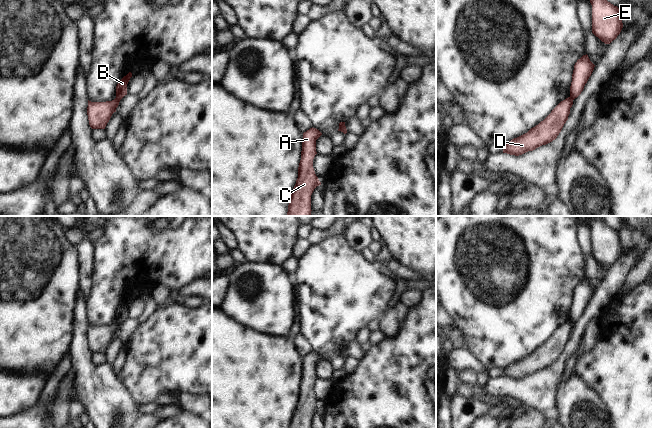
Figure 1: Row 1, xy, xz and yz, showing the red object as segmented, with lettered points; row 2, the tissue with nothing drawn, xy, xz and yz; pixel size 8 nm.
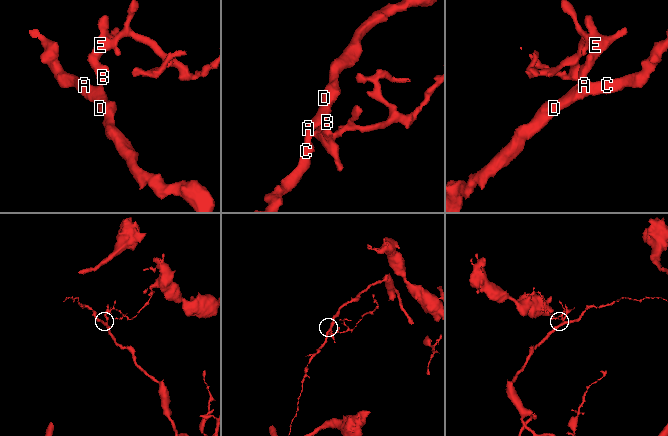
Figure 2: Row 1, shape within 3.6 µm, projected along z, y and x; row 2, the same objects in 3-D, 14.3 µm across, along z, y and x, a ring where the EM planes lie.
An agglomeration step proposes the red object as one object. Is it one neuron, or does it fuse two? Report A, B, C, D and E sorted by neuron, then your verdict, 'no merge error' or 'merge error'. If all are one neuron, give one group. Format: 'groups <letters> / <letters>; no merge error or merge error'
groups A C D / B E; merge error

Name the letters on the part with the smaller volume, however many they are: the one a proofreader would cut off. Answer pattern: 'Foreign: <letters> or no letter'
Foreign: B, E

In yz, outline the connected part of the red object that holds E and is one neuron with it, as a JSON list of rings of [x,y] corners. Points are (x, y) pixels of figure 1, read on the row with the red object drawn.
[[[590,0],[592,5],[592,33],[605,44],[620,34],[623,23],[619,8],[607,0]]]

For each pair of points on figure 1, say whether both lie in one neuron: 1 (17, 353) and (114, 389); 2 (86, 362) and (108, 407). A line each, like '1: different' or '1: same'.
1: different
2: same

